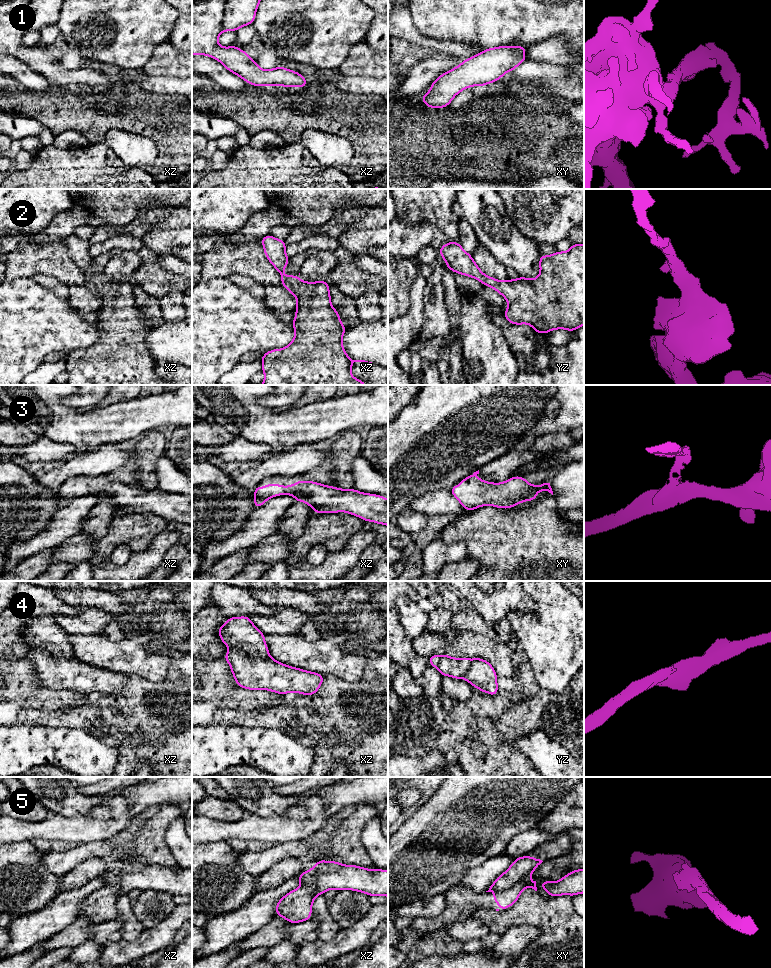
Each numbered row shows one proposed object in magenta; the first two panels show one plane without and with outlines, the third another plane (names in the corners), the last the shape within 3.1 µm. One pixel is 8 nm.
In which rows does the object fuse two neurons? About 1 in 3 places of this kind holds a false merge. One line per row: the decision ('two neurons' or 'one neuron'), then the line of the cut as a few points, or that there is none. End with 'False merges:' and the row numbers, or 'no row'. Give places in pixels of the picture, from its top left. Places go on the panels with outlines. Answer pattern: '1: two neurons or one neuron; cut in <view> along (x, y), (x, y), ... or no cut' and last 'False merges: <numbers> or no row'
1: one neuron; no cut
2: one neuron; no cut
3: one neuron; no cut
4: two neurons; cut in xz along (230, 646), (236, 647), (250, 656), (269, 657)
5: two neurons; cut in xy along (528, 877), (494, 893)
False merges: 4, 5

